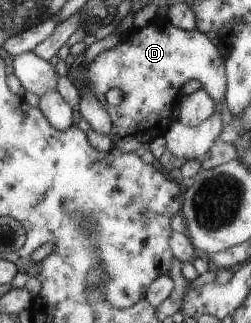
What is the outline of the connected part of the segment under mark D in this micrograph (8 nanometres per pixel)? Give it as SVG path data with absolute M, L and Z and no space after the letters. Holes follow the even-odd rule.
M157 16L135 30L129 38L99 52L91 62L78 65L71 71L71 78L80 93L89 91L109 113L111 149L119 153L135 153L143 144L149 144L157 136L164 136L167 126L174 120L171 110L175 108L173 102L177 90L187 80L198 80L218 104L223 100L227 87L224 60L207 36L195 29L178 29L166 18ZM111 88L122 92L121 100L115 106L109 105L104 97Z

